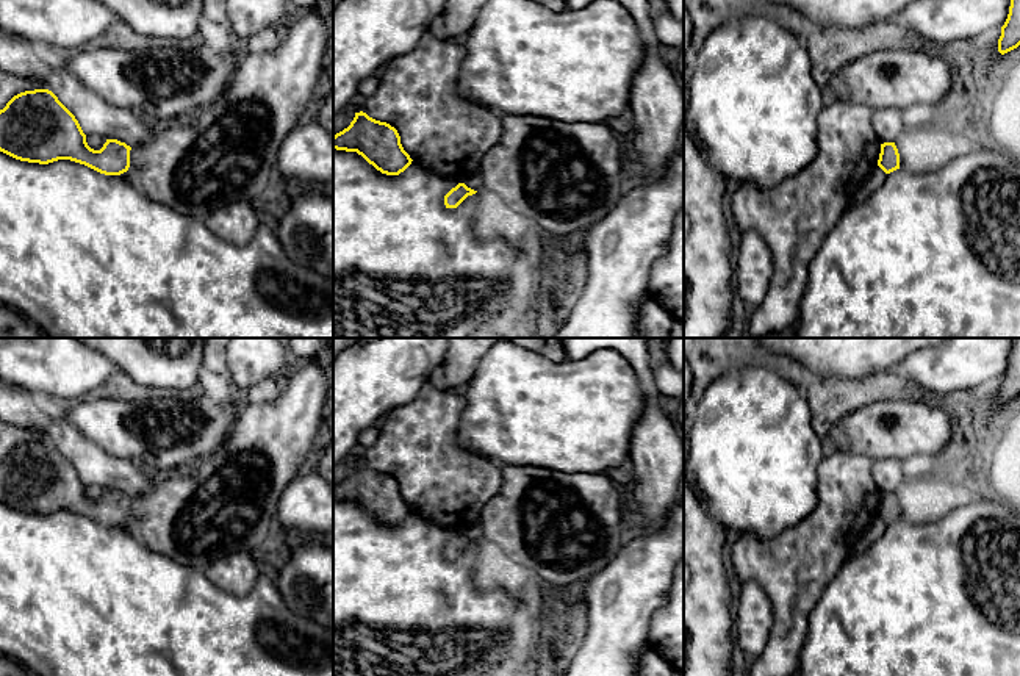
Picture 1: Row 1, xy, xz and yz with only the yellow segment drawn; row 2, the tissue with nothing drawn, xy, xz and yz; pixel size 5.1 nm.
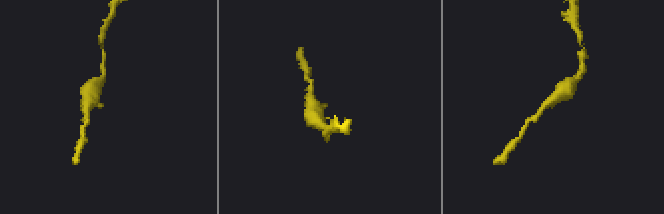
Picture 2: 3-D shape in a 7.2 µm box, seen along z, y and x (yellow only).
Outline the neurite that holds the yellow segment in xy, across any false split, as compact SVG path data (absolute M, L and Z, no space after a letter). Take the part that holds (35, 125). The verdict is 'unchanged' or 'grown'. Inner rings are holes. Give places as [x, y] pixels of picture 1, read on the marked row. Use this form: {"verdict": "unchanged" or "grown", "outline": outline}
{"verdict": "unchanged", "outline": "M48 89L20 92L0 110L0 152L20 161L48 164L70 160L105 175L120 175L130 167L130 150L117 139L106 139L100 150L91 149L75 116Z"}

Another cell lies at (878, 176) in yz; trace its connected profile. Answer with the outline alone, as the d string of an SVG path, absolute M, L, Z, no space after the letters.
M876 166L862 186L854 192L849 207L865 202L885 180L887 174Z

